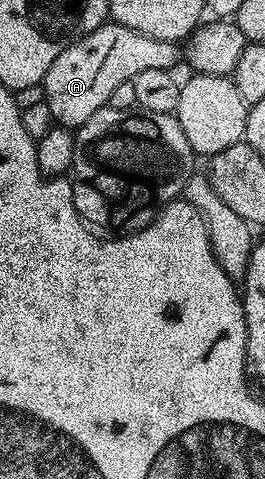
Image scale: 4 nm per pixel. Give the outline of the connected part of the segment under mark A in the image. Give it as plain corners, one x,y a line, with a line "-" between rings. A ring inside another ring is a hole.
105,23
90,31
90,35
77,39
62,51
62,55
58,55
58,59
54,59
54,63
50,63
50,71
46,71
42,82
43,101
50,107
57,126
79,127
90,119
90,115
107,106
118,83
132,81
141,71
175,70
176,60
179,62
181,57
175,41
150,39
150,35
142,35
130,27

